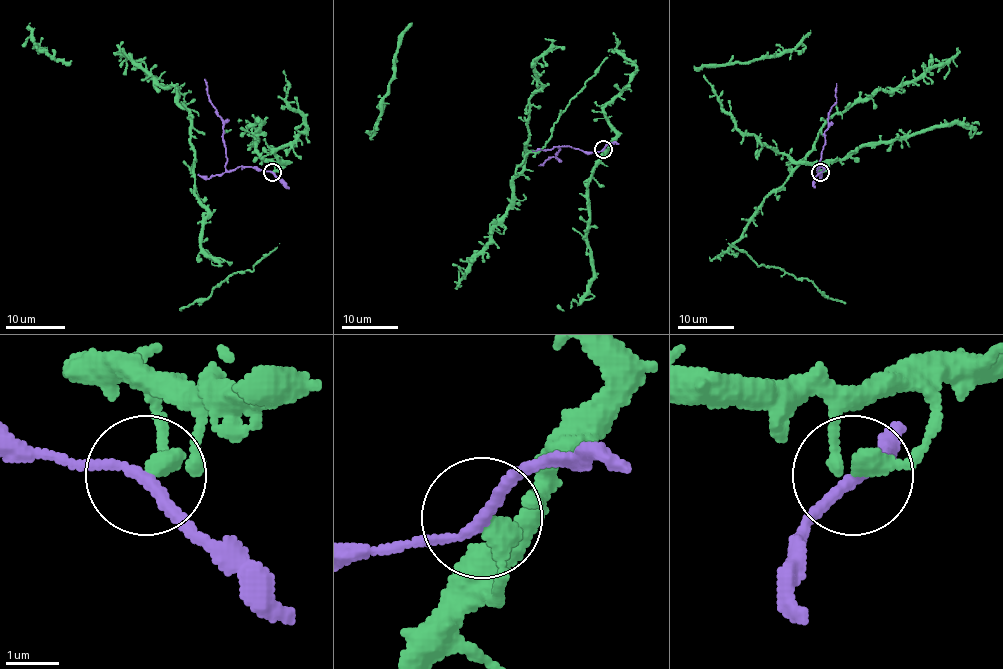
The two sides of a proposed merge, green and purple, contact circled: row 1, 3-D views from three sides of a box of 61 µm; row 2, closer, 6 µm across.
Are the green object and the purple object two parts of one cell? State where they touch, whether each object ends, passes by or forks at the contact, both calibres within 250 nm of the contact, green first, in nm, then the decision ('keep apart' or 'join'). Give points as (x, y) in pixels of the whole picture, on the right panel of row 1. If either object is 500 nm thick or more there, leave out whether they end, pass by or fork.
place (820, 172); green ends; purple passes by; calibres 380 and 190 nm; keep apart

